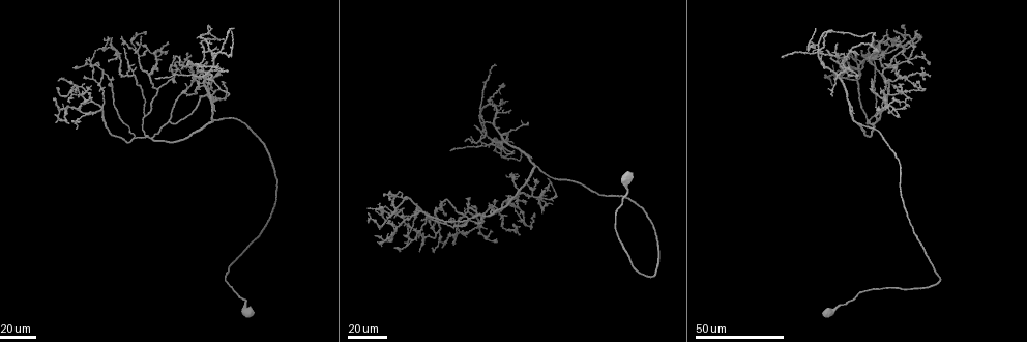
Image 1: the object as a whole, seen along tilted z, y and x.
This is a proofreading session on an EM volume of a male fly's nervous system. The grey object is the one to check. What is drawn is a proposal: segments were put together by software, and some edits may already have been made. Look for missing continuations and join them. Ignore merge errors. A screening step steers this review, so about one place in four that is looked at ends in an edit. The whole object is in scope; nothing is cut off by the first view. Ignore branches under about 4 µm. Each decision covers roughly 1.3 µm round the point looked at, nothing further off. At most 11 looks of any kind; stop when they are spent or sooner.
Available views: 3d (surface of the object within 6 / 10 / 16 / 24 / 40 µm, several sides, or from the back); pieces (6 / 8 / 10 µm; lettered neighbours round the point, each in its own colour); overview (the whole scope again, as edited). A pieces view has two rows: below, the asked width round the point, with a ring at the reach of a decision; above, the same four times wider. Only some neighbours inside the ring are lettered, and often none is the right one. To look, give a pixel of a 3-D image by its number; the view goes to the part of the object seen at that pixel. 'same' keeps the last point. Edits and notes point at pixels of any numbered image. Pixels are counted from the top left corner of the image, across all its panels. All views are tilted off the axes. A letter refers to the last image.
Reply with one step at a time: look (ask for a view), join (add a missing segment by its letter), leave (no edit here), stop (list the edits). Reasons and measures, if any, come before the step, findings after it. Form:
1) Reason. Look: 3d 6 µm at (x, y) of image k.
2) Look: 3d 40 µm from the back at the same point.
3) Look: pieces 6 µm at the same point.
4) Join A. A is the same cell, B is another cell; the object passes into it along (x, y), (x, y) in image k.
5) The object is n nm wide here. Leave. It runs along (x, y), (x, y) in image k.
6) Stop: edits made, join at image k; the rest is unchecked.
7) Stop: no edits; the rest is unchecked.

An open end. Look: 3d 24 µm at (92, 97) of image 1.

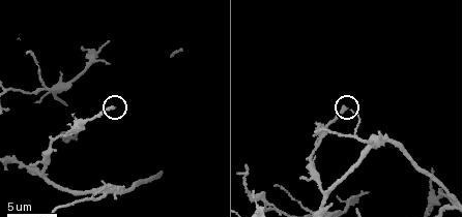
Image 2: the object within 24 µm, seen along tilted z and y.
Look: pieces 10 µm at (115, 109) of image 2.

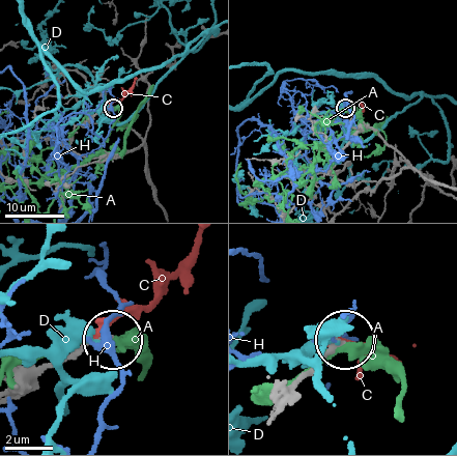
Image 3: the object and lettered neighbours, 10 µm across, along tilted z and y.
Leave. A, C, D and H are other cells; it runs along (291, 398), (341, 344) in image 3; no lettered segment goes on from it.

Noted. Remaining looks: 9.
Branch stops here. Look: 3d 40 µm at (902, 46) of image 1.

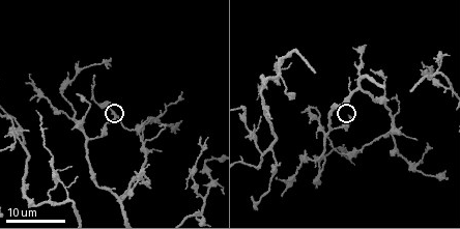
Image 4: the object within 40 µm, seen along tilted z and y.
Look: 3d 10 µm at (349, 114) of image 4.

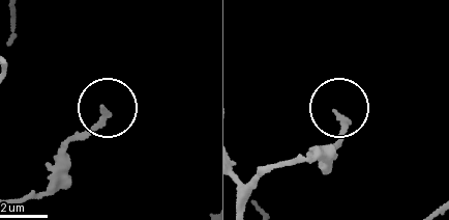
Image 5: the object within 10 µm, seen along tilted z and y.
Look: pieces 6 µm at (100, 110) of image 5.

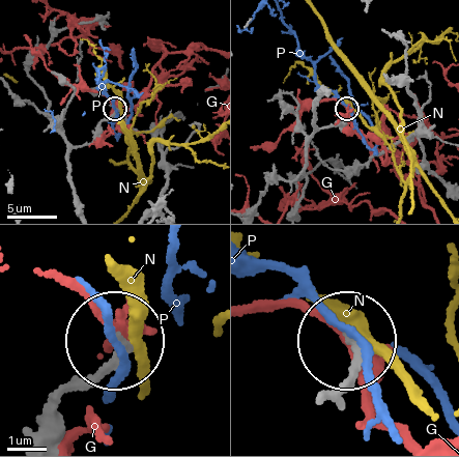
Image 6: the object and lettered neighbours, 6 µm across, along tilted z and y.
The object is 210 nm wide here. Leave. G, N and P are other cells; none of them fits.

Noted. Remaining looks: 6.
Long arm stops here. Look: 3d 24 µm at (449, 151) of image 1.

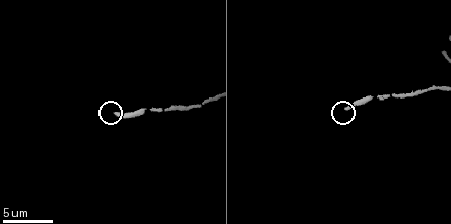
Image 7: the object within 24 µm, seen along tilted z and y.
Look: pieces 6 µm at (348, 109) of image 7.

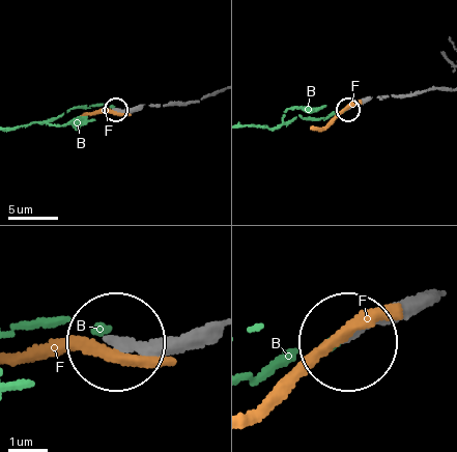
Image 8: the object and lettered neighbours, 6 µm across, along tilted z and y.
Join B. B is the same cell, F is another cell; the object passes into it along (140, 104), (124, 110), (106, 105), (74, 109), (18, 126) in image 8; it goes on there.

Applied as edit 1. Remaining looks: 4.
An open end. Look: 3d 24 µm at (70, 122) of image 1.

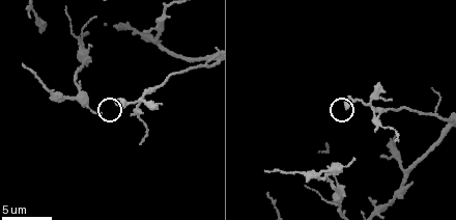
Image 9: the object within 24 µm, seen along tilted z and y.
Look: pieces 6 µm at (349, 107) of image 9.

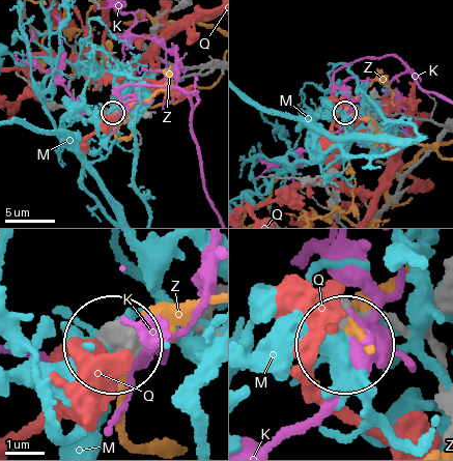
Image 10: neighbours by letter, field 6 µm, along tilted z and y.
The object is 420 nm wide here. Leave. K, M, Q and Z are other cells; it runs along (431, 340), (379, 318), (345, 337) in image 10; none of them fits.

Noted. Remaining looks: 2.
Thin end. Look: pieces 8 µm at (265, 195) of image 9.

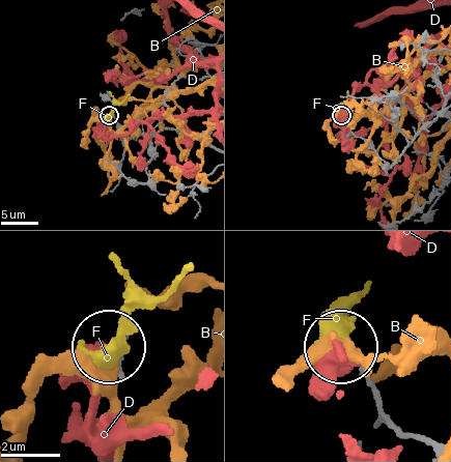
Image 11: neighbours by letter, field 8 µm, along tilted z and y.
Leave. B, D and F are other cells; none of them fits.

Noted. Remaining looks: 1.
Stop: edits made, join at image 8; the rest is unchecked.

